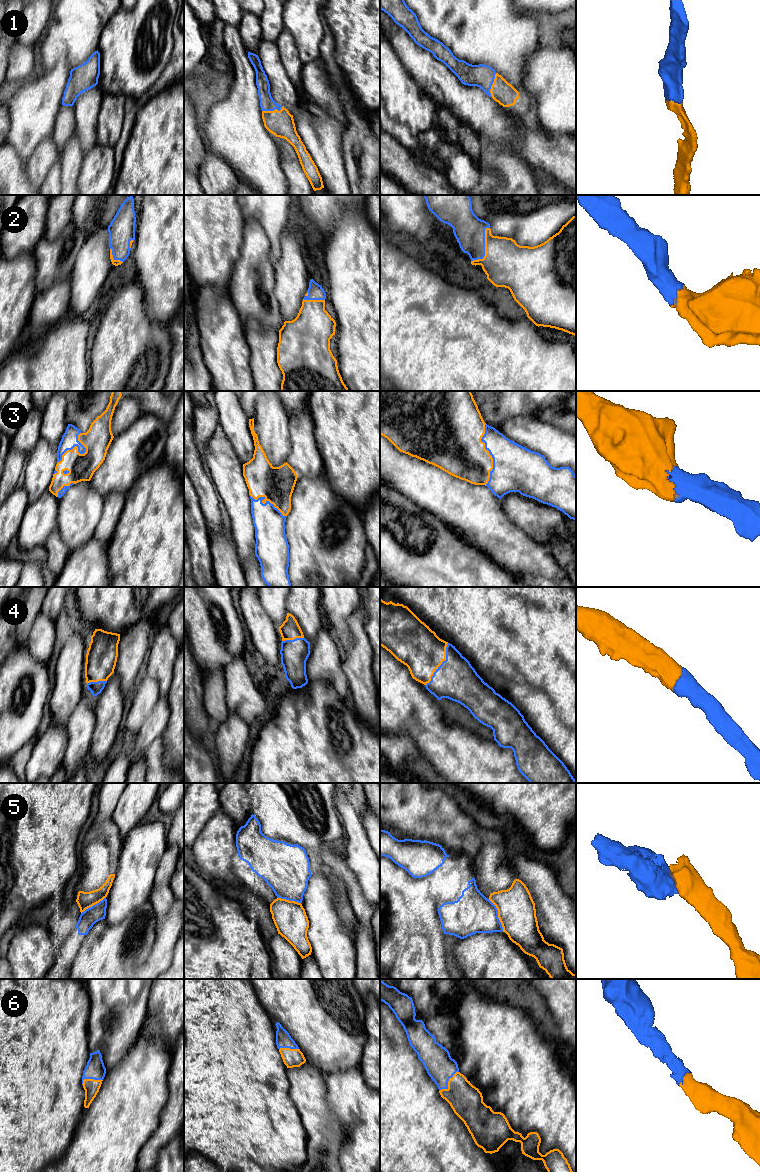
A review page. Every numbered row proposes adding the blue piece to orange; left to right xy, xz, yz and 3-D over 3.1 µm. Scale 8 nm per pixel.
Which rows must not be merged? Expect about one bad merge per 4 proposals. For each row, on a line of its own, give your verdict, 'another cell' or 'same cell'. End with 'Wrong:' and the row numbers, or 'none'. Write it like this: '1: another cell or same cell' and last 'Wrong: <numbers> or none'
1: same cell
2: same cell
3: same cell
4: same cell
5: another cell
6: same cell
Wrong: 5

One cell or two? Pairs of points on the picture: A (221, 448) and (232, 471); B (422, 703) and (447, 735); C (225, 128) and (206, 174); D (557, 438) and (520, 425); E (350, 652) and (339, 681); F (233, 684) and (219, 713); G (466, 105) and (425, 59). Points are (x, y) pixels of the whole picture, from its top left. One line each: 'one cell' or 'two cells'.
A: one cell
B: one cell
C: two cells
D: one cell
E: two cells
F: two cells
G: one cell

